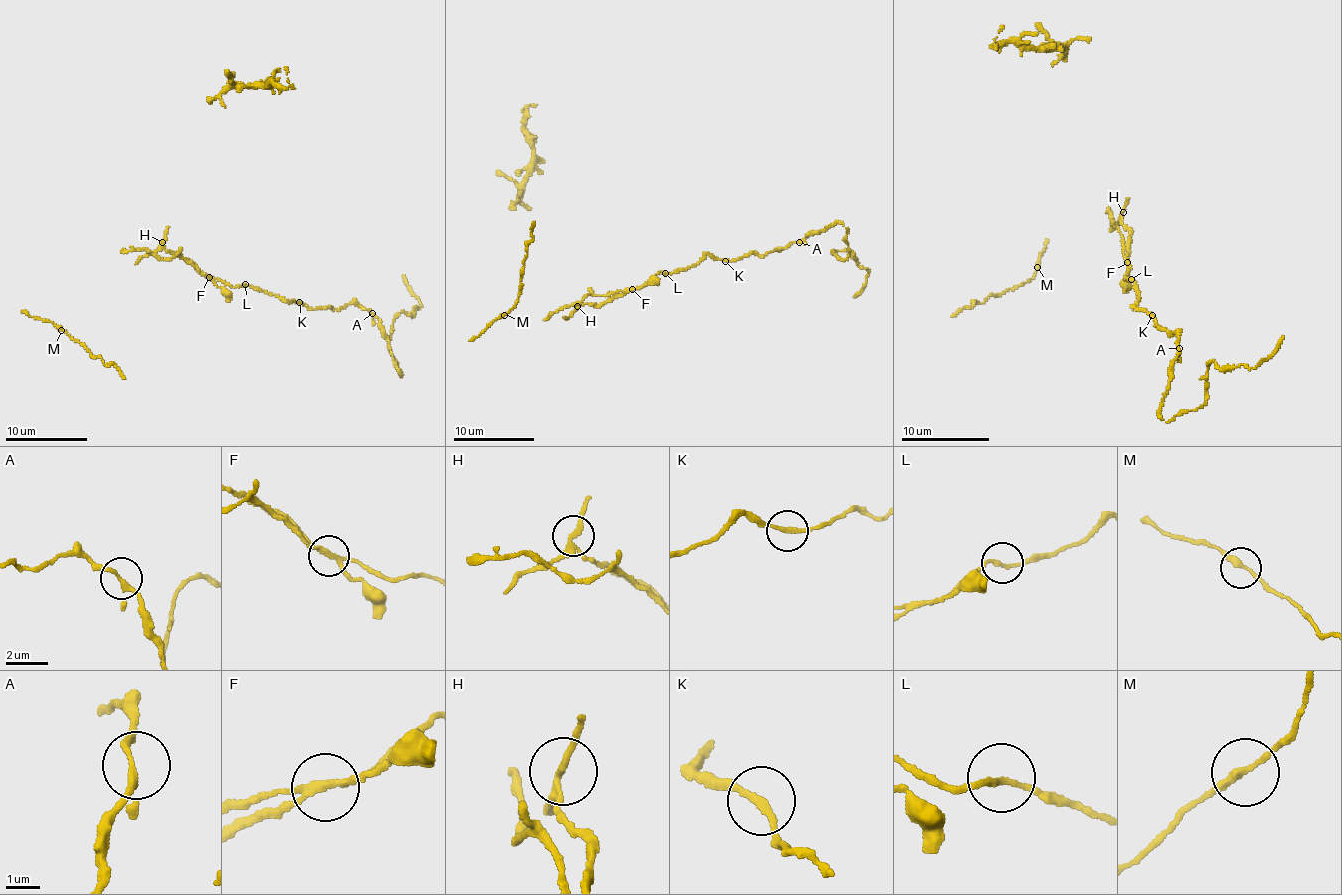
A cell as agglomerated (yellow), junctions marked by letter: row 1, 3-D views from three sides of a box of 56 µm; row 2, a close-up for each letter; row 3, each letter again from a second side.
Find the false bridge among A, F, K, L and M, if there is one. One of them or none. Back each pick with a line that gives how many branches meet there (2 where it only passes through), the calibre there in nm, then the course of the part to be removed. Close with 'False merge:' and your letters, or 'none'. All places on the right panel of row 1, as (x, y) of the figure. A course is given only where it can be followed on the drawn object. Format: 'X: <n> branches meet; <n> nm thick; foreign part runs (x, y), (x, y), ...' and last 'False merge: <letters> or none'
F: 4 branches meet; 180 nm thick; foreign part runs (1127, 262), (1130, 233), (1121, 219), (1120, 223), (1111, 228)
False merge: F

